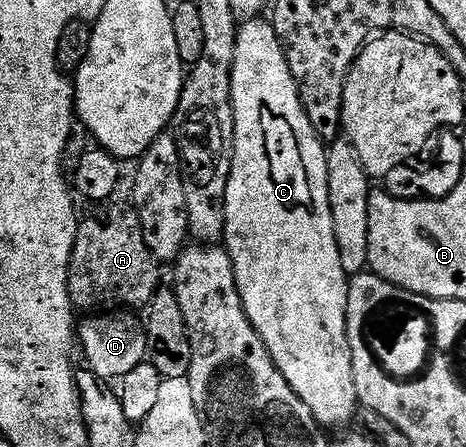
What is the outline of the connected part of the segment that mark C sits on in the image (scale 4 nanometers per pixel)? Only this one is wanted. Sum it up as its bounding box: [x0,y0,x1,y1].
[223,16,359,427]

